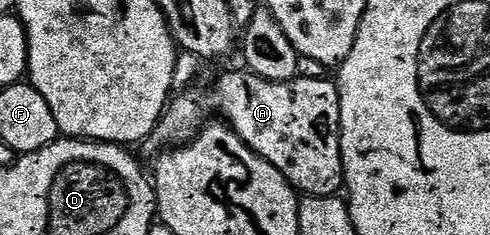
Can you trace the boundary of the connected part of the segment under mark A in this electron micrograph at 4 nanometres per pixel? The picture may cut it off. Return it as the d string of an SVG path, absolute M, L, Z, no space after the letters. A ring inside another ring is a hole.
M246 69L231 71L227 80L219 87L219 107L223 110L222 118L226 120L232 131L238 133L241 141L249 145L269 165L273 165L282 173L296 192L304 196L334 195L344 190L343 154L339 140L339 89L334 82L327 79L303 79L296 77L278 83L260 75L252 75Z

